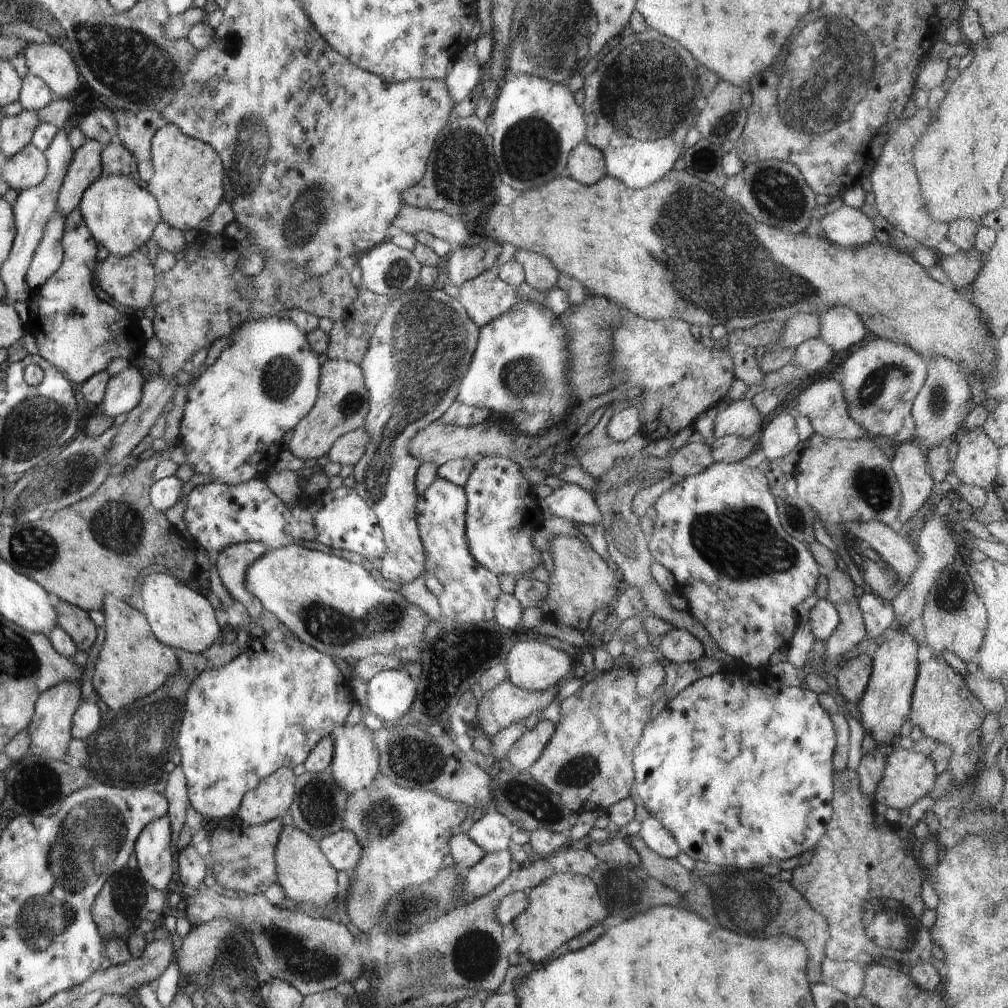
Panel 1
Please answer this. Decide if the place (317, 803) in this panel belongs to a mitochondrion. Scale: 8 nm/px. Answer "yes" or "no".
yes

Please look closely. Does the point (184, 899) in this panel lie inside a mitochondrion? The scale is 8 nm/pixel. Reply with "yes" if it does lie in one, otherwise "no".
no

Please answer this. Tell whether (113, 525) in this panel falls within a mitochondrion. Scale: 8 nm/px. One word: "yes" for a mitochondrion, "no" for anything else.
yes

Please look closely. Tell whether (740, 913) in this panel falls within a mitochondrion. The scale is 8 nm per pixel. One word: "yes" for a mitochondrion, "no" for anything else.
yes

